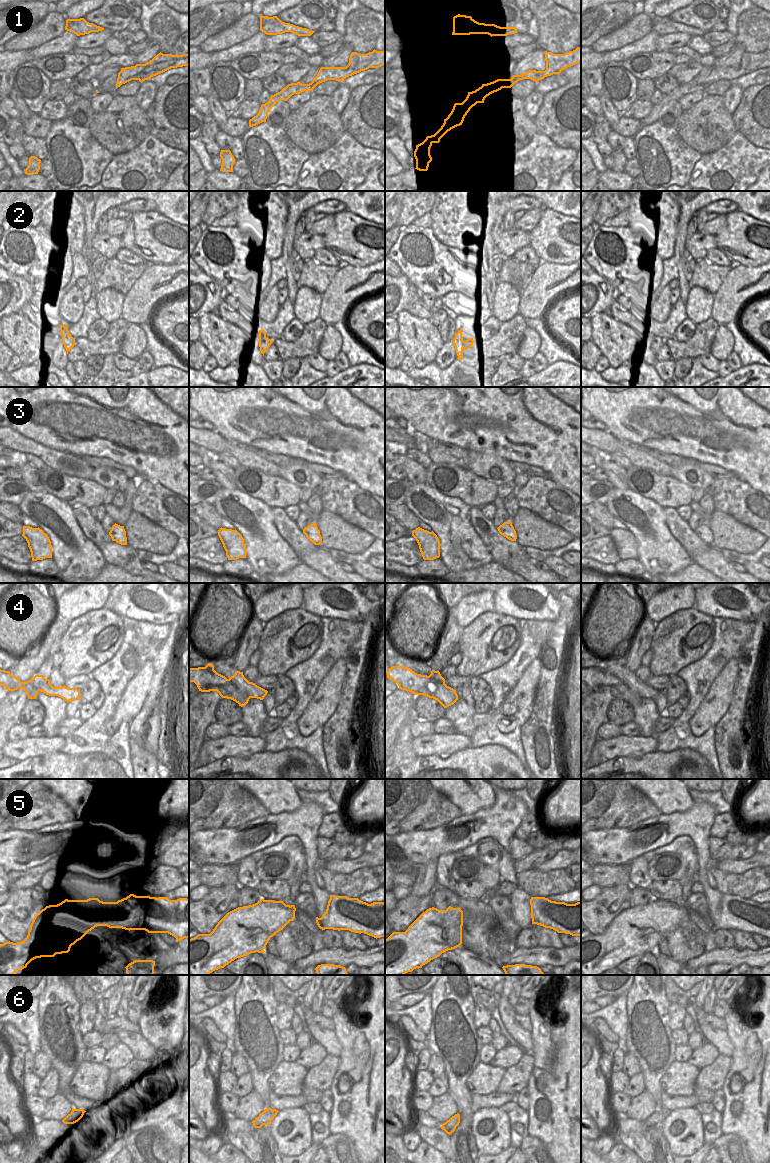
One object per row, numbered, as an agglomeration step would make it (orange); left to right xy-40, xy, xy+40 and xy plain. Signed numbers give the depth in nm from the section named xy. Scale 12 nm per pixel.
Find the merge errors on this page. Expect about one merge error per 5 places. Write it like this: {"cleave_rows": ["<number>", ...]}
{"cleave_rows": ["4"]}

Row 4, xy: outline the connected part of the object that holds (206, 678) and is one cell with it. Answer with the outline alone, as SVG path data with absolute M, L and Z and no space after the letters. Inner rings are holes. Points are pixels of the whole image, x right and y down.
M211 663L205 667L189 668L189 682L194 682L201 692L217 691L222 698L231 699L241 707L250 699L237 685L217 673Z

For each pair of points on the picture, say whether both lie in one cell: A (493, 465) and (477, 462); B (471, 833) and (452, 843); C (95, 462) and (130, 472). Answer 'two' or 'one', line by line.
A: one
B: one
C: one

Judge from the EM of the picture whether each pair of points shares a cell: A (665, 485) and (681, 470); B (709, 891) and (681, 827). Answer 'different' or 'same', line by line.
A: different
B: different

